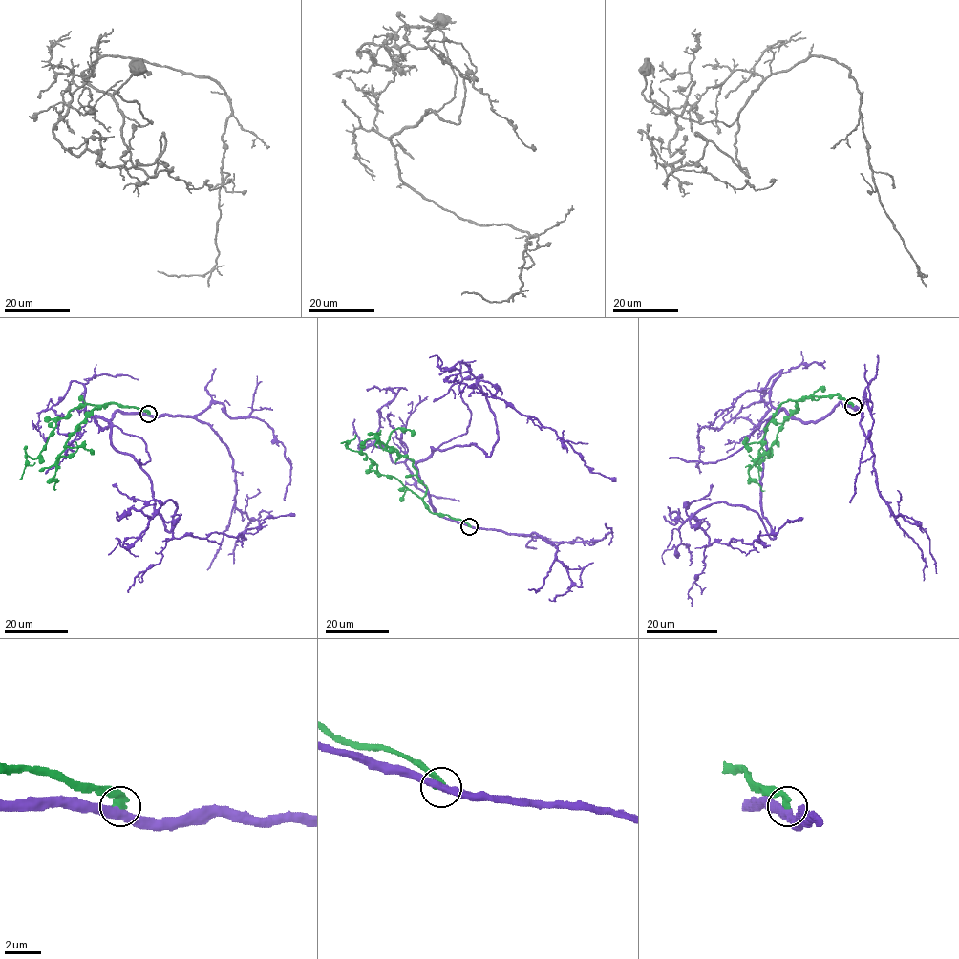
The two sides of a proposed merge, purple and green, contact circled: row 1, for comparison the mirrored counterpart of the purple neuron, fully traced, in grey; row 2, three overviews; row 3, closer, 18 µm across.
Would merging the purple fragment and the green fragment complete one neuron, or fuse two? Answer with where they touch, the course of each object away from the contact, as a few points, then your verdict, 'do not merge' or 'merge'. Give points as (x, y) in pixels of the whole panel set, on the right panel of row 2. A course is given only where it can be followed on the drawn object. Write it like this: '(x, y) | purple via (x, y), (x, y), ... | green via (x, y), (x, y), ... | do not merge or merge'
(853, 406) | purple via (853, 406), (807, 422), (780, 409), (764, 429), (774, 538), (743, 506), (690, 521), (710, 545), (803, 517) | green via (853, 406), (838, 394), (782, 402), (767, 426), (757, 459), (749, 470), (750, 476), (765, 490) | do not merge

